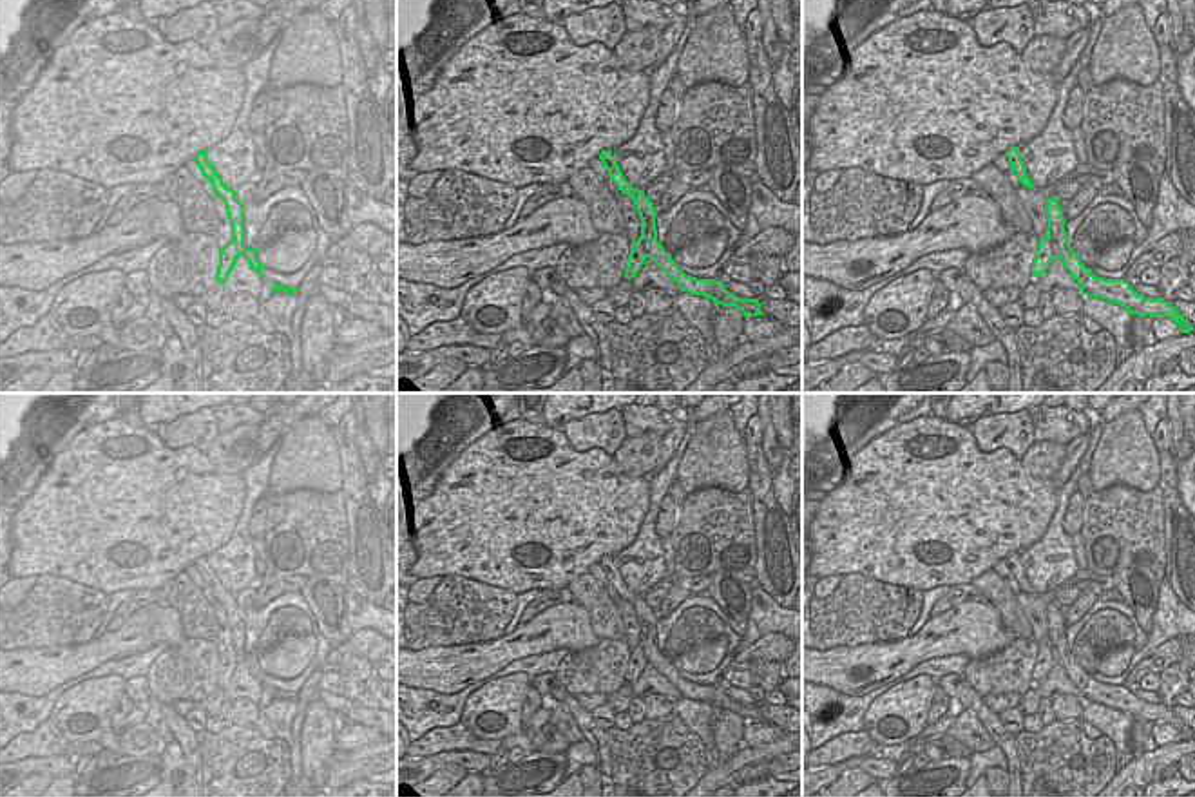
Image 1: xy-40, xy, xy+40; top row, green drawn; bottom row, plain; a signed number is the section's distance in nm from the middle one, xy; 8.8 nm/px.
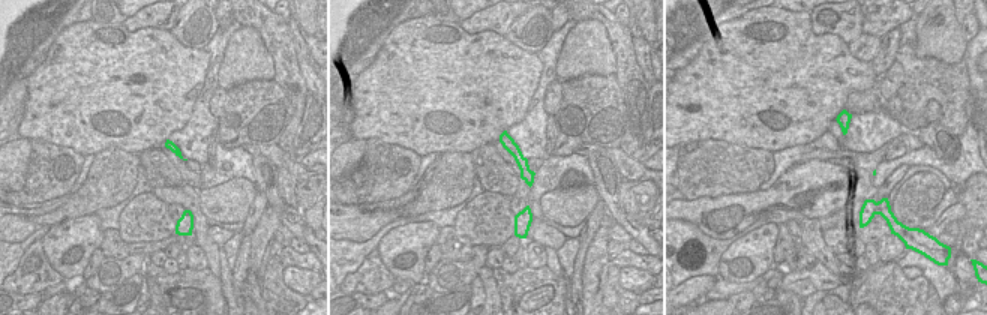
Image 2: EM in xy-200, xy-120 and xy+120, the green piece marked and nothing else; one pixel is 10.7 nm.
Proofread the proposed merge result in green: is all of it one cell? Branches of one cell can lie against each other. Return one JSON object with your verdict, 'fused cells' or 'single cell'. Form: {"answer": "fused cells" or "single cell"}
{"answer": "fused cells"}

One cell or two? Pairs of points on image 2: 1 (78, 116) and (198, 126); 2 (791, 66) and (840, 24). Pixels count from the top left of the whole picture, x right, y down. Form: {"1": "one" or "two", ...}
{"1": "two", "2": "two"}

